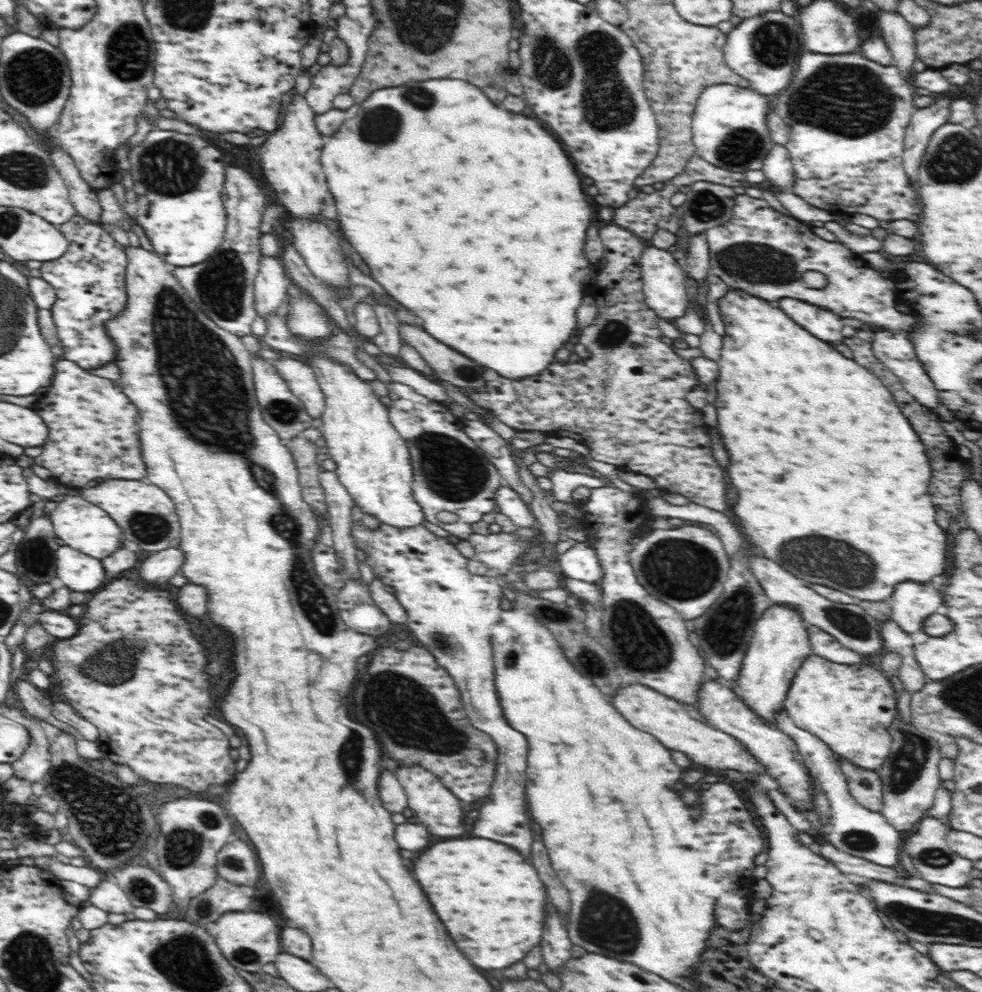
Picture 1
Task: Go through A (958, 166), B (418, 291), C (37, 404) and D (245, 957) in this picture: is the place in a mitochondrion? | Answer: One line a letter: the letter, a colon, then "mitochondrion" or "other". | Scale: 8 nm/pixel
A: mitochondrion
B: other
C: other
D: mitochondrion

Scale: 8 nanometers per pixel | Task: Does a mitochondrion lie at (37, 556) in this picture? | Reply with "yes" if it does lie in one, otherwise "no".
yes

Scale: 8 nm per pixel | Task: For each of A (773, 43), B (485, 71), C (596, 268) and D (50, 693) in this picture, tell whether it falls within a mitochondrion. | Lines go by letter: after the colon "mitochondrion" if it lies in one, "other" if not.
A: mitochondrion
B: other
C: other
D: other

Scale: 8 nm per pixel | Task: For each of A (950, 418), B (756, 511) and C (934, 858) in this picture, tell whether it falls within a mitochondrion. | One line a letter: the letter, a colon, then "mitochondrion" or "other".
A: other
B: other
C: mitochondrion

